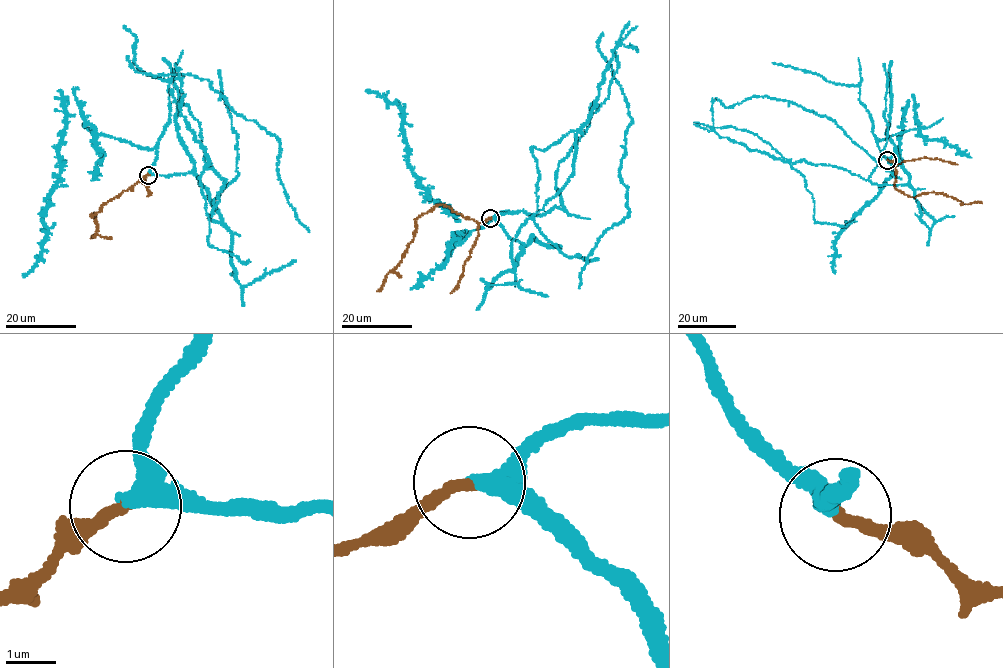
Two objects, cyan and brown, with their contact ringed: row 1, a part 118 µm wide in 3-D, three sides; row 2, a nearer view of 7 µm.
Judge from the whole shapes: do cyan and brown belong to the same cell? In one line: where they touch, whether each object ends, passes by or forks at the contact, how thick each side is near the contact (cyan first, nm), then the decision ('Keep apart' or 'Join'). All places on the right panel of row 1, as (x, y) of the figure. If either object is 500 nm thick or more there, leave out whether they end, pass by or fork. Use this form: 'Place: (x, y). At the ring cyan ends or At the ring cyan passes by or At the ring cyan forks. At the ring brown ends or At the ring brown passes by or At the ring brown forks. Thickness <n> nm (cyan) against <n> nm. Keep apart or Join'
Place: (887, 160). At the ring cyan passes by. At the ring brown ends. Thickness 340 nm (cyan) against 240 nm. Join

